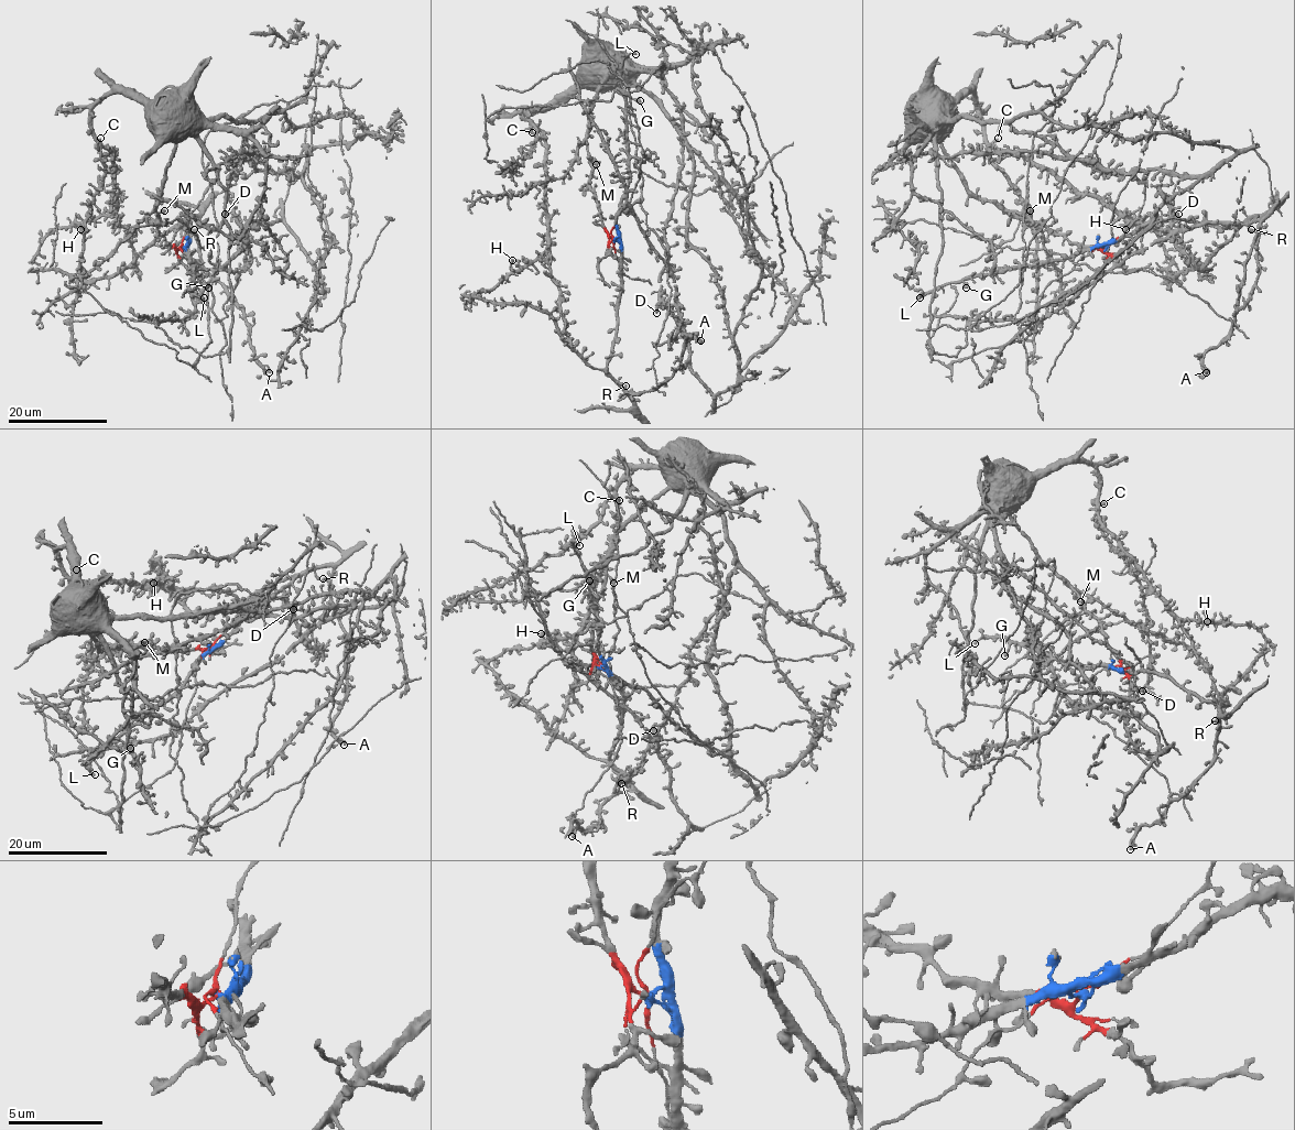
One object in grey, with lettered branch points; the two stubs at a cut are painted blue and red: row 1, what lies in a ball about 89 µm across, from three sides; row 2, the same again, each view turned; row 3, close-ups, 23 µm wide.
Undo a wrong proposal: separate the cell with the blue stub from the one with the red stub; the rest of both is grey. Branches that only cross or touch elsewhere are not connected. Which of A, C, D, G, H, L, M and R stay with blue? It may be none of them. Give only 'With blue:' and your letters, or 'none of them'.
With blue: A, G, L, R

